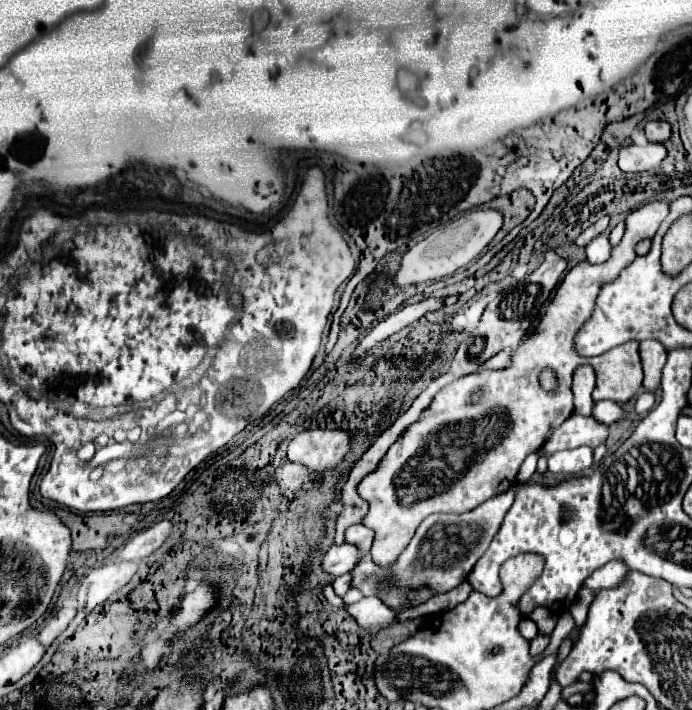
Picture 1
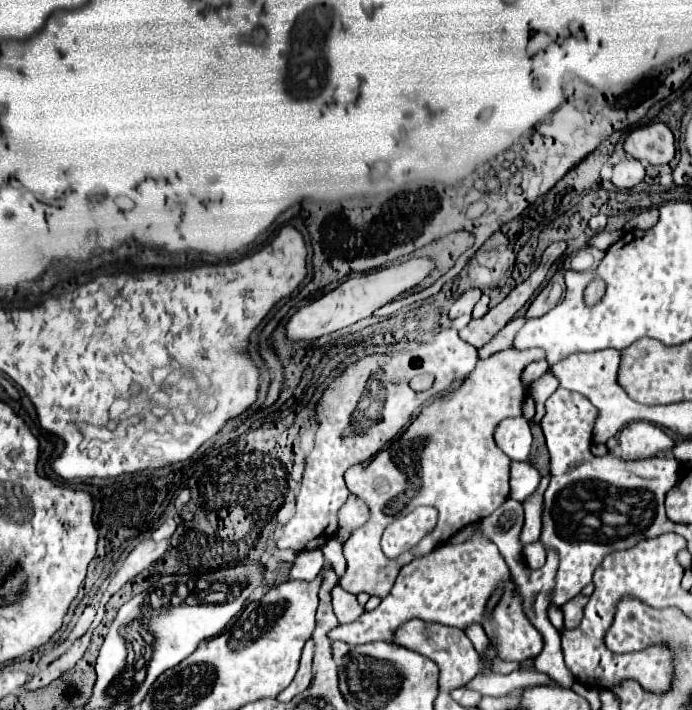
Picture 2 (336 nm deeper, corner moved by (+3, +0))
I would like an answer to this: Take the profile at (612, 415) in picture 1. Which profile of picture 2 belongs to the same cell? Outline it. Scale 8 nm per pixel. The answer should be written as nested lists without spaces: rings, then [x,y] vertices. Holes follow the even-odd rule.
[[[632,422],[620,432],[620,448],[626,458],[644,458],[670,450],[674,440],[658,426],[650,422]]]

